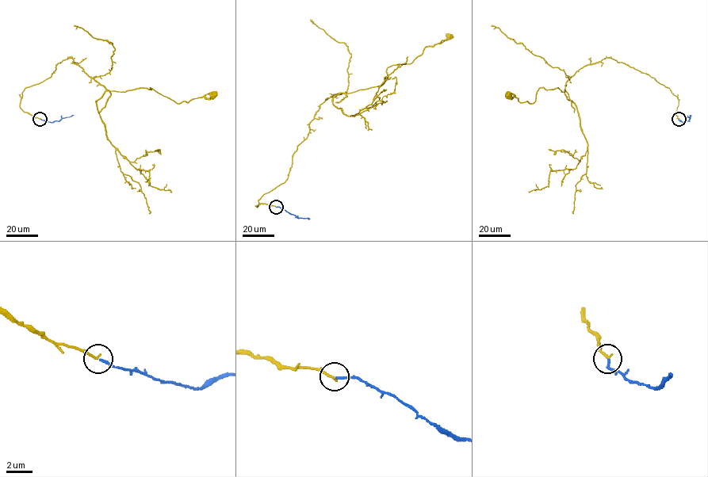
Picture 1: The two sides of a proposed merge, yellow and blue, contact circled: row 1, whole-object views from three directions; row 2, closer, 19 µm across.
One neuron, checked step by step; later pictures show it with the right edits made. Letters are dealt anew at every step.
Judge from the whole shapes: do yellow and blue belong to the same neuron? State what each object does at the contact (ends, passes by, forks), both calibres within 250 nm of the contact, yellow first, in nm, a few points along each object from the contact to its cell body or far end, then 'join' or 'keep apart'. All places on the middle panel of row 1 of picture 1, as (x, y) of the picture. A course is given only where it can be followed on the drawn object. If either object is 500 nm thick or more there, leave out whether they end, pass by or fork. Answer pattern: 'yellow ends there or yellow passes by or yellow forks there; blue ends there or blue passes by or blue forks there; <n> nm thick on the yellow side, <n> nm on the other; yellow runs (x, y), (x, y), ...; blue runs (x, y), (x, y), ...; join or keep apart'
yellow ends there; blue ends there; 180 nm thick on the yellow side, 160 nm on the other; yellow runs (276, 207), (256, 206), (286, 179), (319, 105), (334, 94), (380, 85), (387, 68), (410, 63), (449, 36); blue runs (276, 207), (298, 218), (310, 219); join

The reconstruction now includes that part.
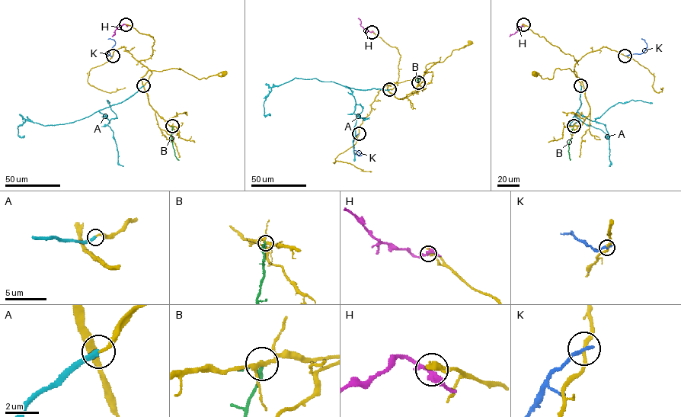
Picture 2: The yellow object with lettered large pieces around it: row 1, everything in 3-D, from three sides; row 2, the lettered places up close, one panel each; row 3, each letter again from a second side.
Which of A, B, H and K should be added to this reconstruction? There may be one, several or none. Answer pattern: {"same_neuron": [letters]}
{"same_neuron": ["A"]}

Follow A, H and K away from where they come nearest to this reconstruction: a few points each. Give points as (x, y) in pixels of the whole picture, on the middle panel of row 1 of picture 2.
A: (389, 89), (356, 89), (331, 81), (295, 78), (271, 88), (263, 104), (263, 114), (270, 115)
H: (372, 32), (366, 30), (358, 18)
K: (359, 133), (354, 139), (353, 149), (354, 152), (361, 155), (354, 150)

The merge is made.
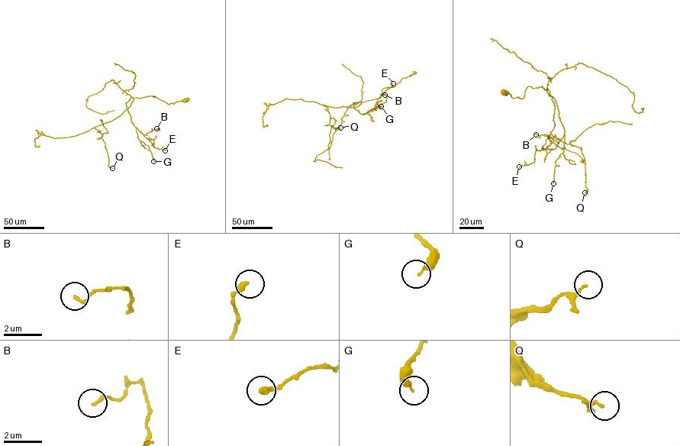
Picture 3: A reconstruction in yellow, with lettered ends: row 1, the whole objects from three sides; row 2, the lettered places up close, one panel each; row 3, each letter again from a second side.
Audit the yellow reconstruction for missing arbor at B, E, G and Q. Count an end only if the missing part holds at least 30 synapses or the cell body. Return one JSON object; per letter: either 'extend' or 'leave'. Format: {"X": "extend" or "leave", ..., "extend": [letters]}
{"B": "leave", "E": "leave", "G": "leave", "Q": "leave", "extend": []}

